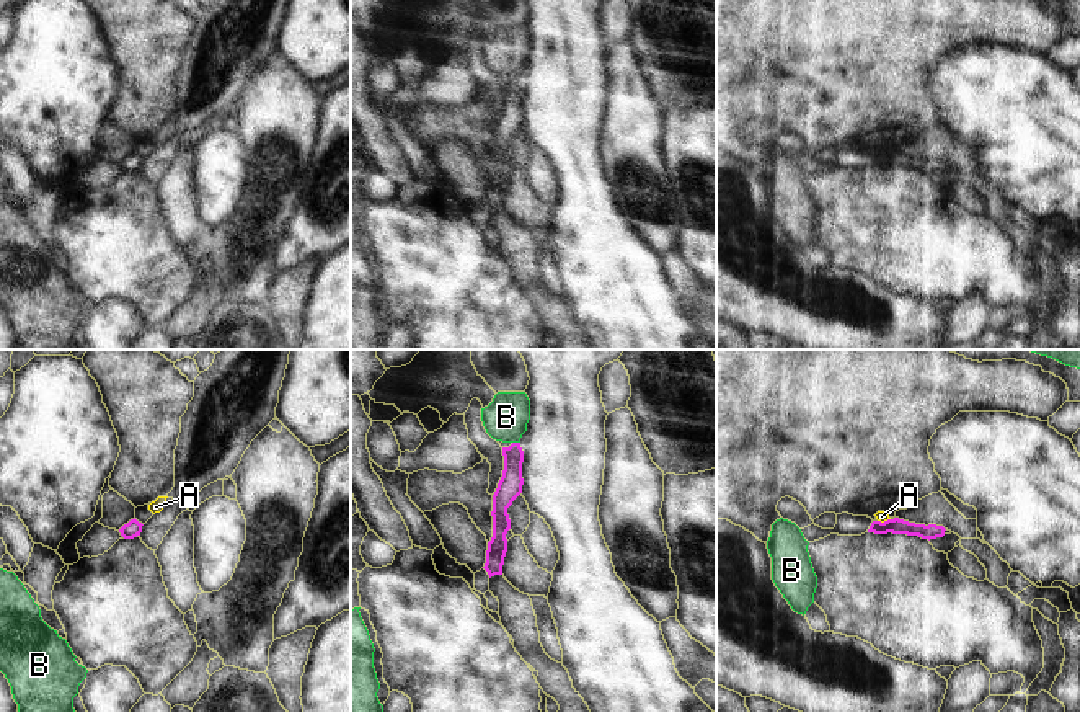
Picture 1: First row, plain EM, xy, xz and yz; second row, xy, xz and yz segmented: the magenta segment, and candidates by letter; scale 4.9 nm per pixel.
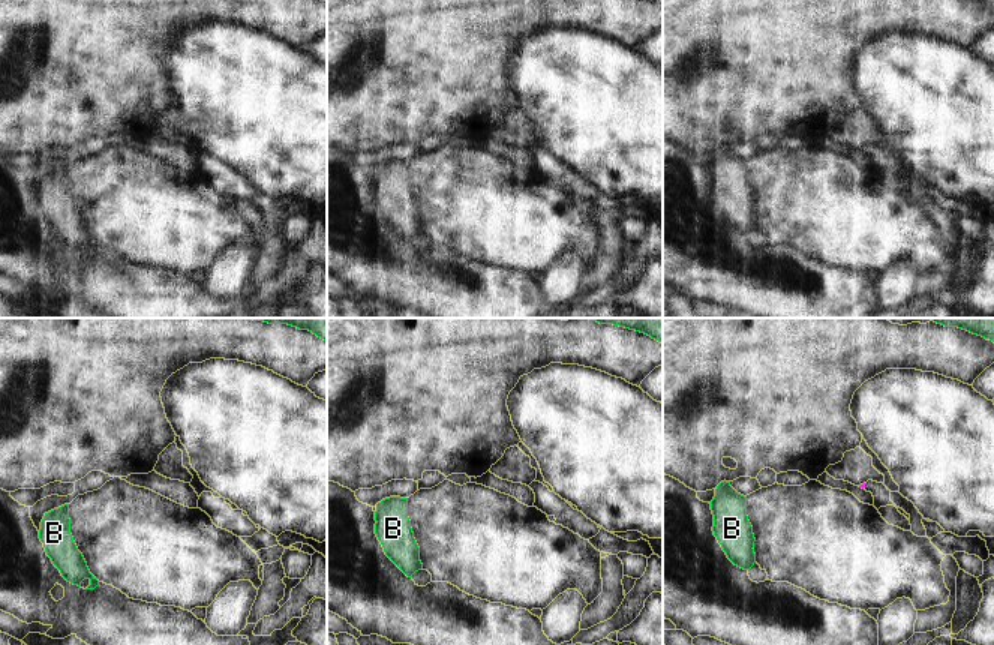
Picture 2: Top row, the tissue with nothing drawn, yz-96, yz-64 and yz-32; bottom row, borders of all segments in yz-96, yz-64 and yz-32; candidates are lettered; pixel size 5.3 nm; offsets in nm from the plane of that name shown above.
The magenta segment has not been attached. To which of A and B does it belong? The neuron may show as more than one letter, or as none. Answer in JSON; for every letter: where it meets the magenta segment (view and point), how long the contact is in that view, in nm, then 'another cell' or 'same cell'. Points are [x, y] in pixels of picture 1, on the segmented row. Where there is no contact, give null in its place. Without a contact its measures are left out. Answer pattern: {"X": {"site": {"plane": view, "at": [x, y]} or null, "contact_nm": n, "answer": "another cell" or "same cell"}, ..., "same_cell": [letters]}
{"A": {"site": {"plane": "yz", "at": [885, 521]}, "contact_nm": 70, "answer": "another cell"}, "B": {"site": {"plane": "xz", "at": [516, 443]}, "contact_nm": 40, "answer": "another cell"}, "same_cell": []}

